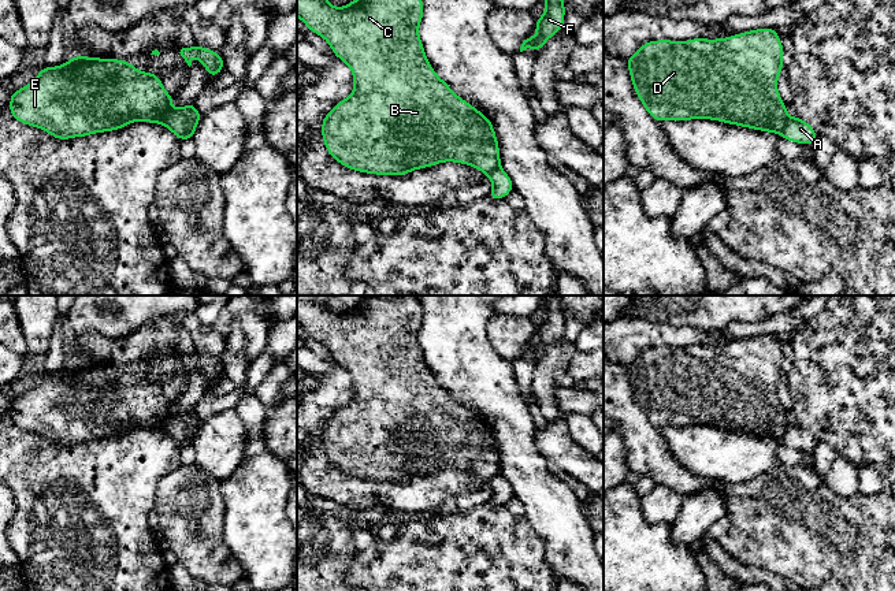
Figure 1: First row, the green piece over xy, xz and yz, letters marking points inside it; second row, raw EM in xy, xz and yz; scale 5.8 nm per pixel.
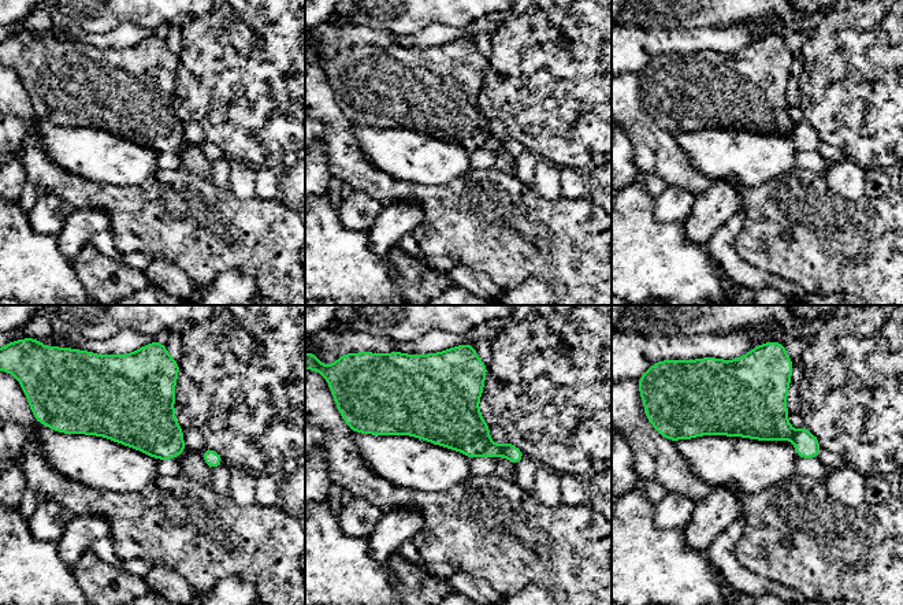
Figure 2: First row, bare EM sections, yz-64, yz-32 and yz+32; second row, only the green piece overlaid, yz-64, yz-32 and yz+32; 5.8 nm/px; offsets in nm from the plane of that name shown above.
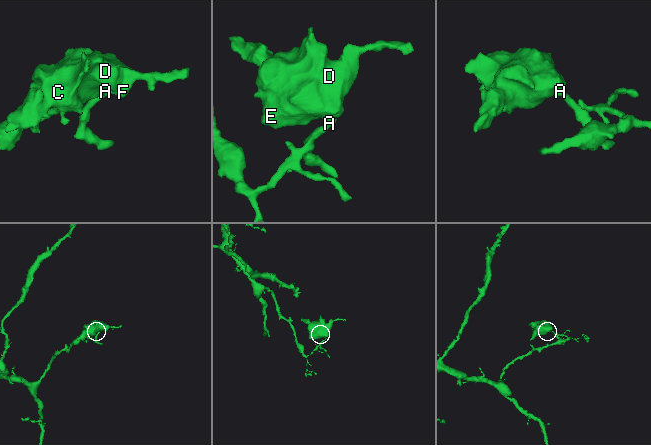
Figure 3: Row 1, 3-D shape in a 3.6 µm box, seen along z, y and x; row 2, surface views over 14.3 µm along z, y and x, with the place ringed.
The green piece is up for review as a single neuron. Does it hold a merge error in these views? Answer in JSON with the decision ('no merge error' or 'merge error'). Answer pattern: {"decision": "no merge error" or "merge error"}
{"decision": "merge error"}

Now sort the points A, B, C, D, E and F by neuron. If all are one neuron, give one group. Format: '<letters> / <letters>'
A / B C D E F

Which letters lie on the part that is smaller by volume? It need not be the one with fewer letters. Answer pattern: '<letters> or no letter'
B, C, D, E, F

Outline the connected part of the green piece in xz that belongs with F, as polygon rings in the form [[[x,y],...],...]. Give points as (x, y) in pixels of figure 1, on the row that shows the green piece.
[[[545,0],[546,8],[543,15],[535,22],[535,29],[538,31],[538,37],[531,37],[530,34],[523,41],[520,47],[520,52],[527,48],[534,48],[535,53],[538,53],[545,42],[552,38],[557,30],[564,29],[564,18],[565,18],[565,3],[564,0]]]

